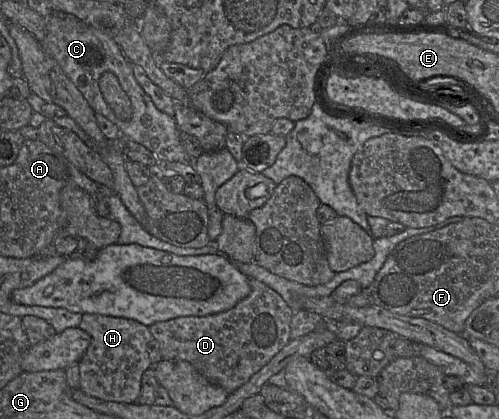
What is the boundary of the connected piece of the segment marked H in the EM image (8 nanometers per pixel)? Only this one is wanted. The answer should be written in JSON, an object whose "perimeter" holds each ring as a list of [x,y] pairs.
{"perimeter":[[[83,314],[78,326],[91,336],[91,342],[78,362],[80,389],[87,395],[117,403],[135,403],[141,393],[143,373],[152,366],[147,351],[147,344],[152,340],[148,326],[132,319],[100,314]]]}

